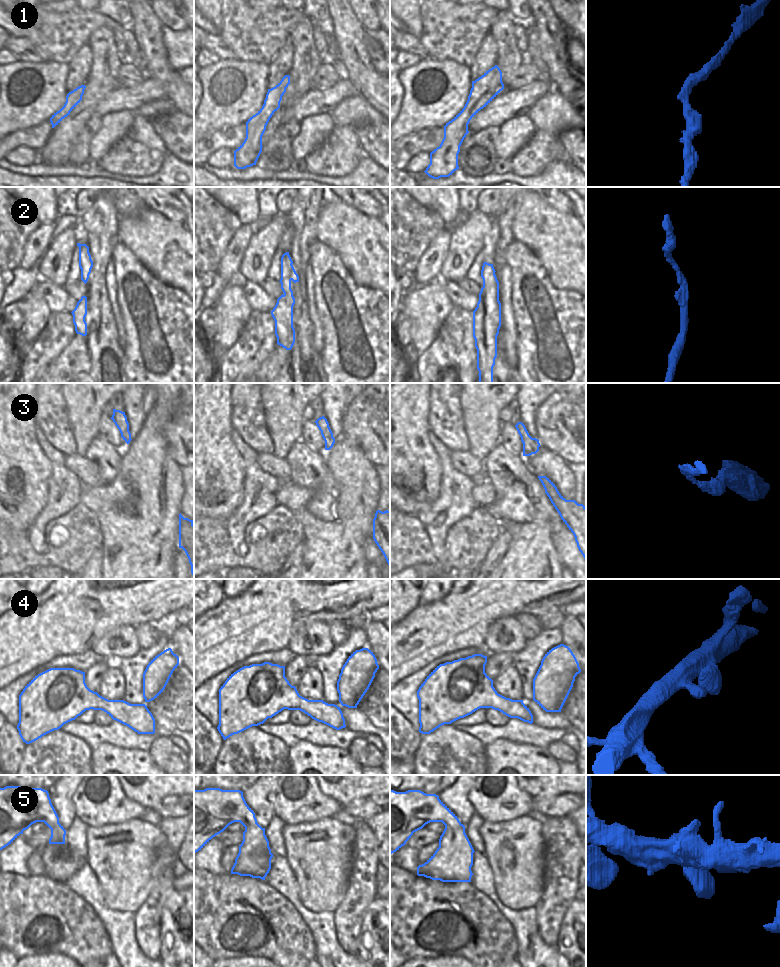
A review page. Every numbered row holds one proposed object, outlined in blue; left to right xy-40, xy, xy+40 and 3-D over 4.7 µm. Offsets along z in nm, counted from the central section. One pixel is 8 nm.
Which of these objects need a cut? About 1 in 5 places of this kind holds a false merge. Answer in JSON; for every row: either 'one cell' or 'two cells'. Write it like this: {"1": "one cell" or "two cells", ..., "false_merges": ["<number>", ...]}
{"1": "one cell", "2": "one cell", "3": "one cell", "4": "one cell", "5": "one cell", "false_merges": []}

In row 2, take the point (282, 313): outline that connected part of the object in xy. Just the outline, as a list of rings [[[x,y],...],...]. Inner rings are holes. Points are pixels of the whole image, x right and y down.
[[[286,252],[281,257],[281,289],[283,294],[277,299],[277,303],[271,315],[275,321],[275,335],[277,344],[291,350],[295,343],[295,329],[293,327],[293,306],[295,298],[291,289],[291,282],[299,282],[299,276],[293,267],[293,261]]]

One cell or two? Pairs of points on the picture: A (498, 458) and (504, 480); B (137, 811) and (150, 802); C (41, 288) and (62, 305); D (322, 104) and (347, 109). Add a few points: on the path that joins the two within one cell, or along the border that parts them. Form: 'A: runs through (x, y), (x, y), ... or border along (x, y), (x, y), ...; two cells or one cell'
A: runs through (500, 463), (504, 475); one cell
B: border along (124, 792), (130, 799), (139, 803), (145, 809); two cells
C: runs through (45, 294), (51, 294), (56, 299); one cell
D: border along (354, 95), (345, 97), (330, 113); two cells

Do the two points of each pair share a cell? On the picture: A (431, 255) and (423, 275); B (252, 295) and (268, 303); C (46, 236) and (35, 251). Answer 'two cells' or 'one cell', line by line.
A: one cell
B: one cell
C: one cell

